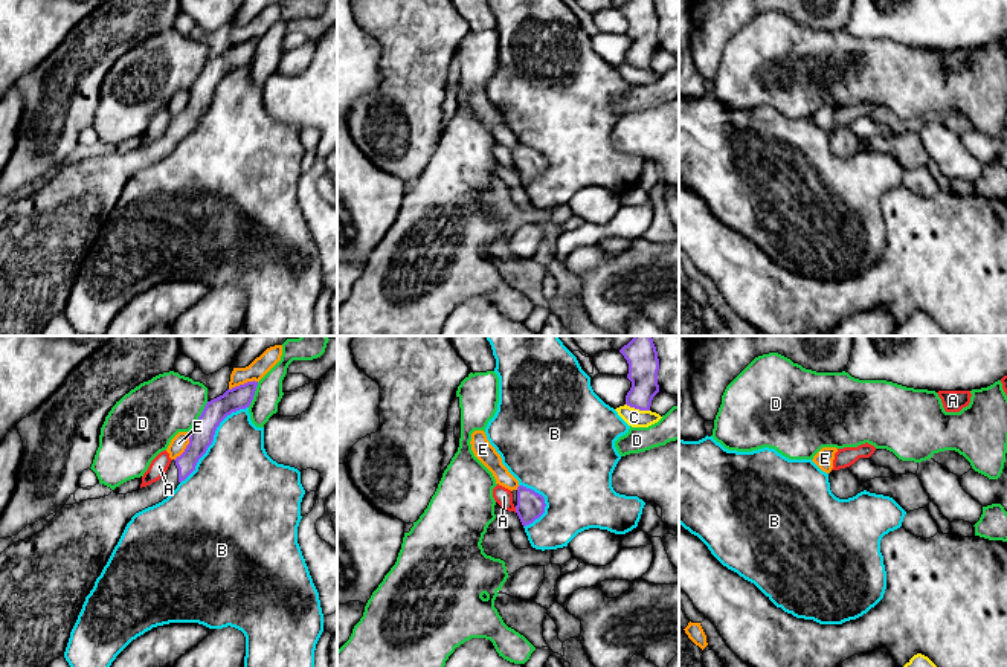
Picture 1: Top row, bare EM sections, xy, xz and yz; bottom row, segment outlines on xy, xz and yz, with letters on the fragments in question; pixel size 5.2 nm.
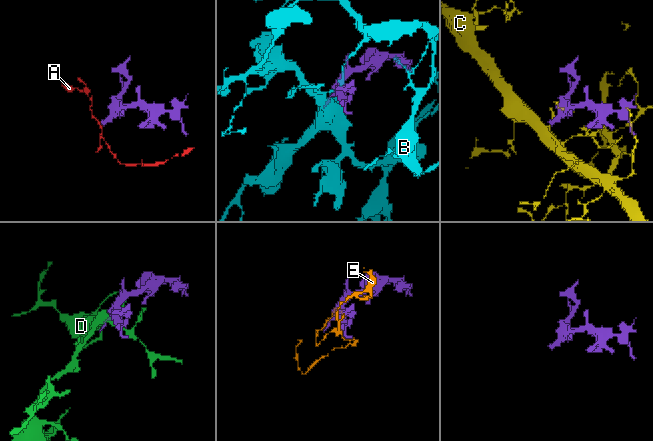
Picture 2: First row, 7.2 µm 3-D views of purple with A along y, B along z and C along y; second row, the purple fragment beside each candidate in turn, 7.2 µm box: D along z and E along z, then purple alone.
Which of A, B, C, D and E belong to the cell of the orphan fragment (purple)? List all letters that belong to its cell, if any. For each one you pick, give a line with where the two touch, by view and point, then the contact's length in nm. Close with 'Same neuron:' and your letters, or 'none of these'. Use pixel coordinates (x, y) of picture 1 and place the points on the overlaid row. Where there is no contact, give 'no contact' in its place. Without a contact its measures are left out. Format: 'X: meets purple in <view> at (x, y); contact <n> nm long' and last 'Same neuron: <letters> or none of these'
Same neuron: none of these

